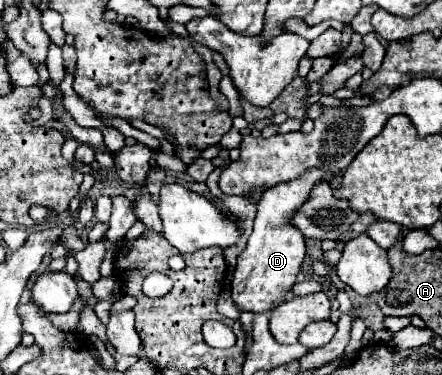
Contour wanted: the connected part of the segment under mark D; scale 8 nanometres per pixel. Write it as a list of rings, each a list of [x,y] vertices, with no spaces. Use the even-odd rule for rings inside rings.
[[[308,170],[308,174],[302,174],[292,182],[276,184],[262,194],[262,200],[258,202],[254,230],[248,238],[246,250],[238,256],[232,278],[232,300],[240,312],[262,314],[286,302],[286,294],[296,284],[296,276],[306,254],[304,236],[300,234],[300,230],[292,228],[290,218],[304,204],[314,182],[320,182],[322,176],[324,174],[320,174],[320,170]]]

